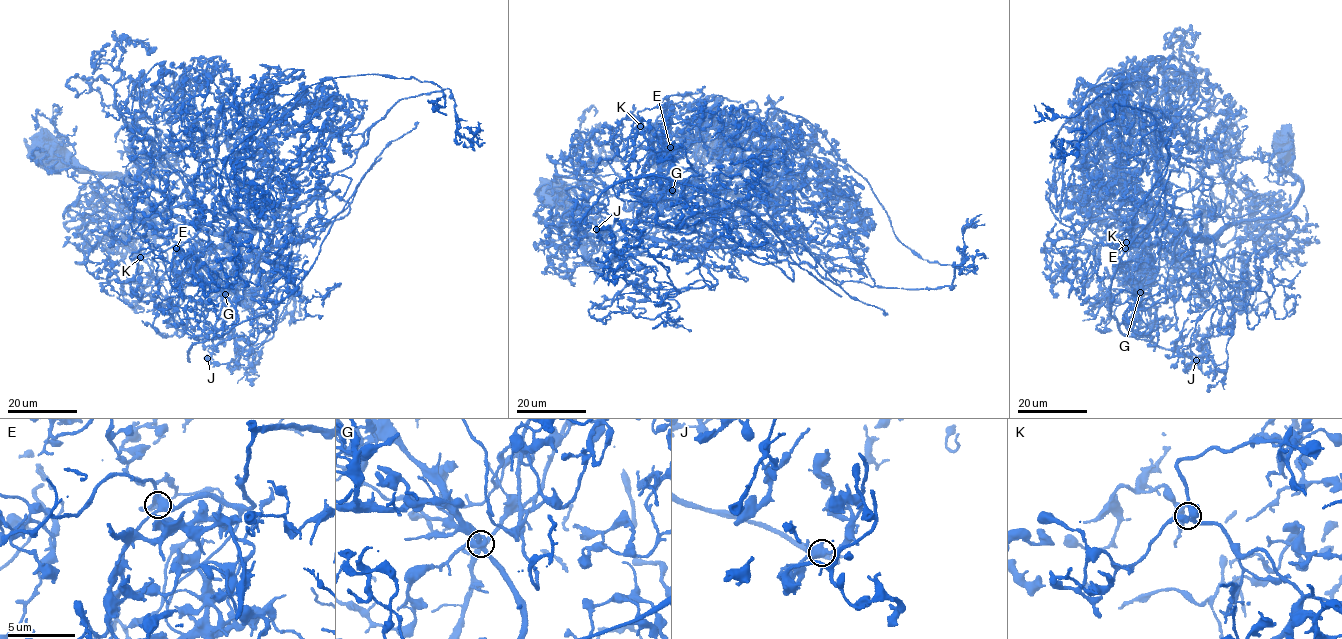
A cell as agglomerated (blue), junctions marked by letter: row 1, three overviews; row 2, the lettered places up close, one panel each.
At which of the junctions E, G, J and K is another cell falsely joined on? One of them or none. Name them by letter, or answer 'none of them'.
G

